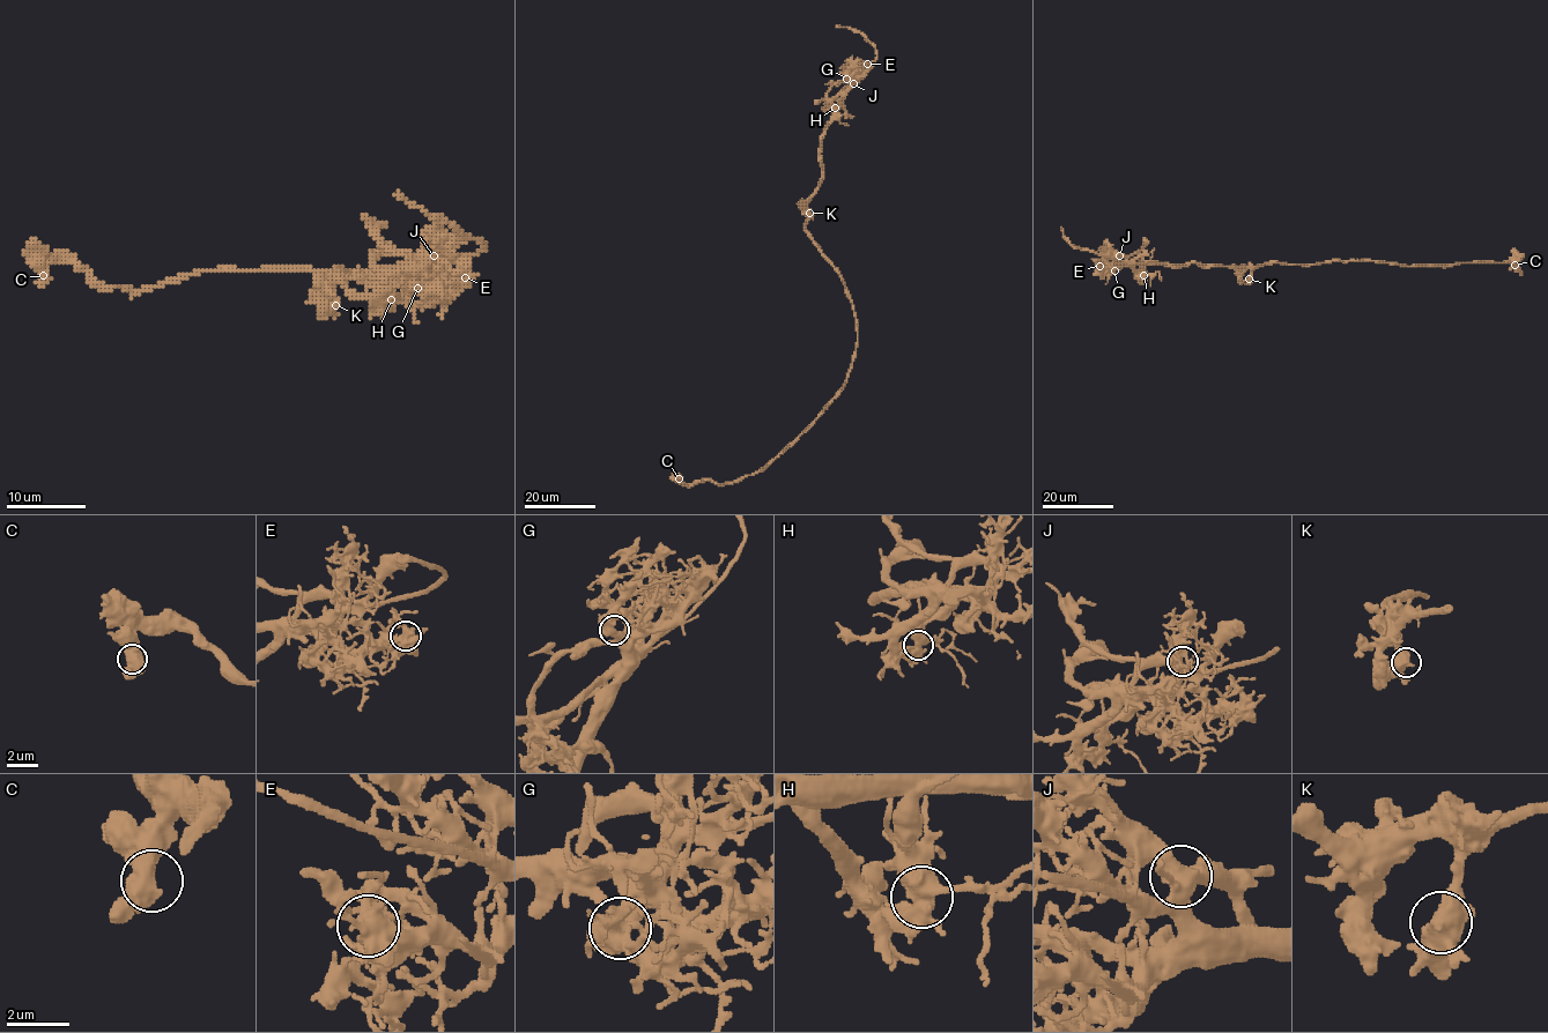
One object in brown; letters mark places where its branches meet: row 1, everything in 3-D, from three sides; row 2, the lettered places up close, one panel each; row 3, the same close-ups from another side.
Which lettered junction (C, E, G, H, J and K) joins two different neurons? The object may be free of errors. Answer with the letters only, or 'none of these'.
H

